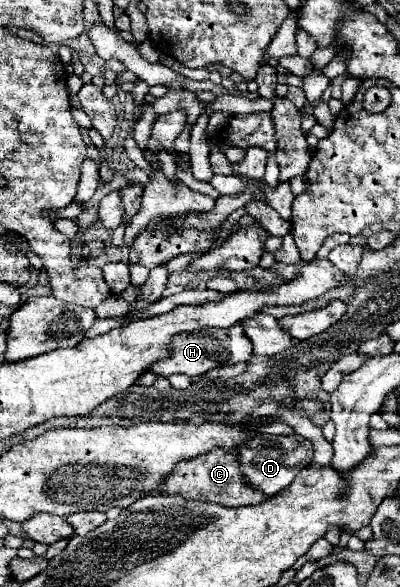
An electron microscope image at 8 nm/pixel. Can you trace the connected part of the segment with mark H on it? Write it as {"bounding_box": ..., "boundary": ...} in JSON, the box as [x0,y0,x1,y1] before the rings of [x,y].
{"bounding_box":[150,324,252,376],"boundary":[[[234,324],[228,330],[218,332],[216,336],[210,336],[210,330],[196,330],[196,332],[180,332],[172,338],[172,352],[168,358],[156,360],[150,364],[150,372],[160,374],[160,376],[172,376],[172,374],[186,374],[186,376],[200,376],[216,366],[226,366],[226,364],[238,364],[238,362],[248,362],[252,358],[252,344],[244,336],[242,326]]]}

